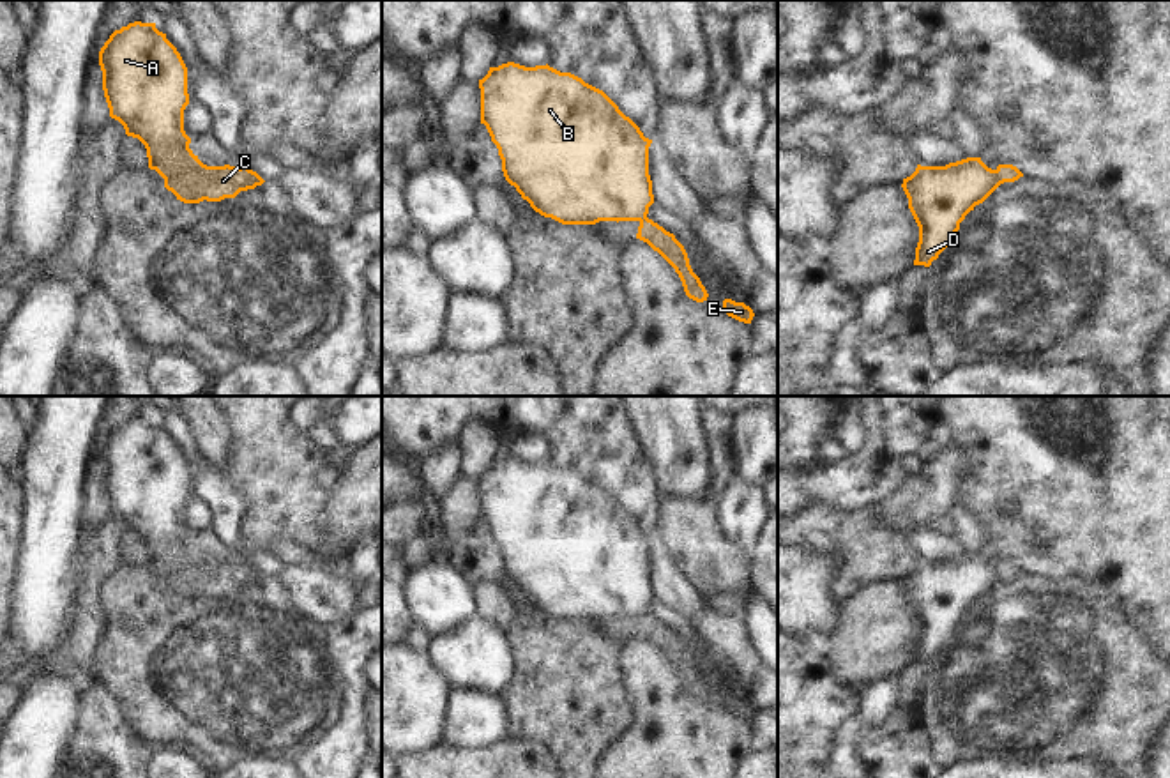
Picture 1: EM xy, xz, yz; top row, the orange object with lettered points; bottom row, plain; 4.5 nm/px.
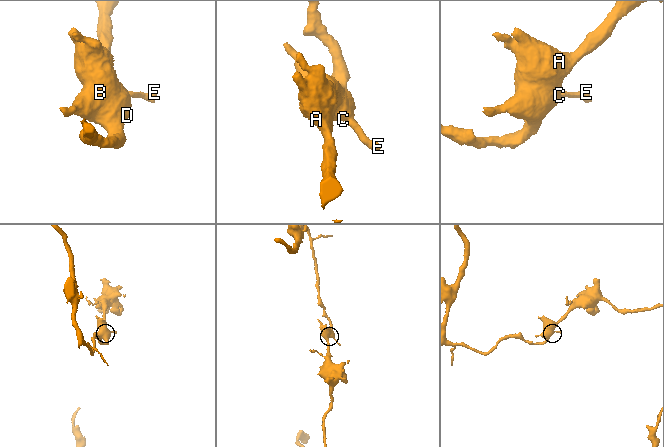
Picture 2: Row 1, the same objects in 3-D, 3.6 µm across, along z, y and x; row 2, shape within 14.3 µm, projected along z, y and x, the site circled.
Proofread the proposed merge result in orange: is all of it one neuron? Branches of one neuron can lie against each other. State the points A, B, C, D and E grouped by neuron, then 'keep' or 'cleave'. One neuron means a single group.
A B C D / E | cleave

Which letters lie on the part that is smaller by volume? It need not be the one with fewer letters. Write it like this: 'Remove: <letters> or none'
Remove: E

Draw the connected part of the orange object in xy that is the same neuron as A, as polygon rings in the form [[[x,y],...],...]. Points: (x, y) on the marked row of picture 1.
[[[134,21],[115,30],[99,51],[99,65],[110,117],[124,126],[127,136],[138,138],[145,145],[148,168],[164,179],[164,187],[171,191],[177,200],[184,203],[200,203],[203,200],[221,202],[258,186],[247,166],[207,166],[189,149],[191,138],[184,131],[184,110],[189,104],[187,67],[177,48],[166,39],[166,34],[156,28],[156,23]]]

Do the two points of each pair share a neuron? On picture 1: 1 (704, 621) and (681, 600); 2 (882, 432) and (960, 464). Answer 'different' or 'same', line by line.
1: different
2: different

